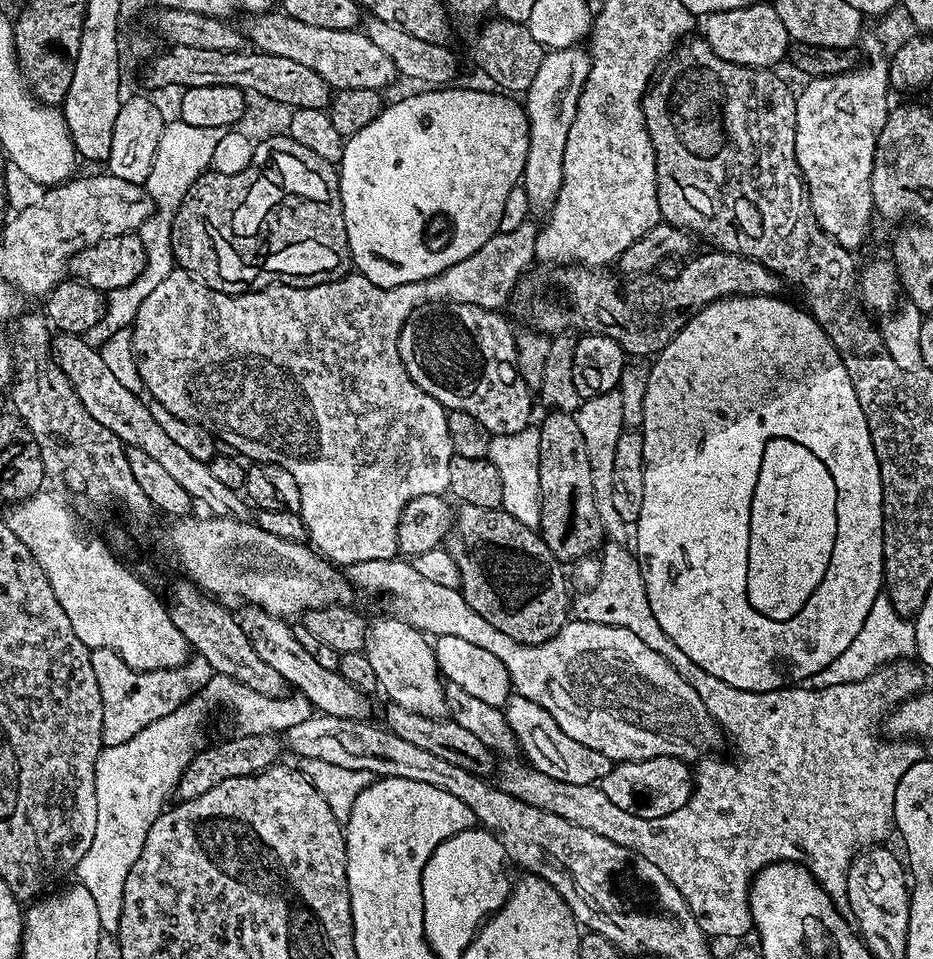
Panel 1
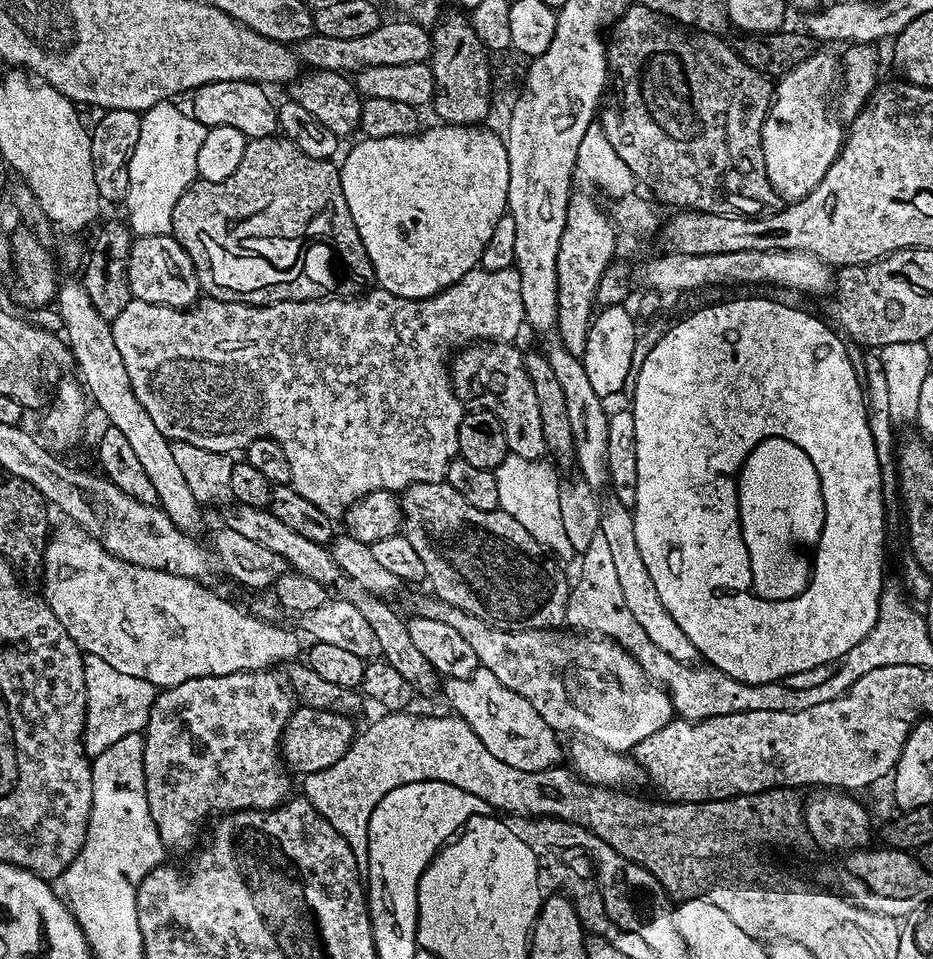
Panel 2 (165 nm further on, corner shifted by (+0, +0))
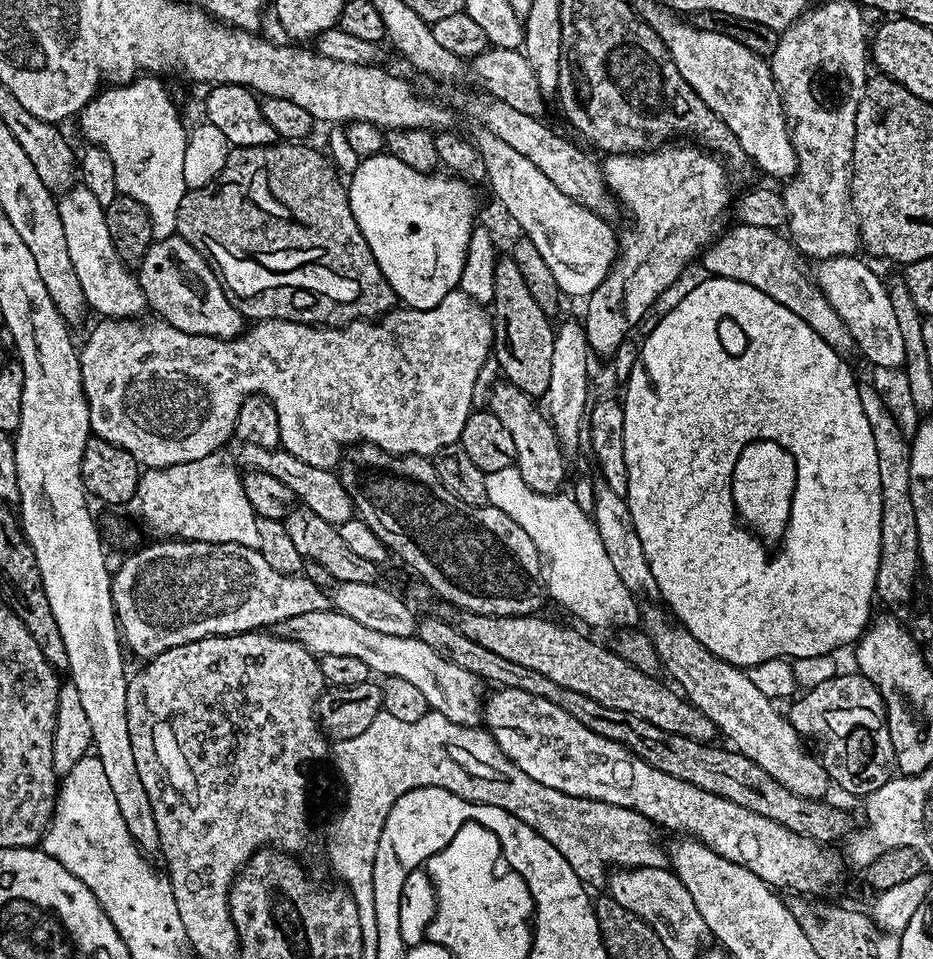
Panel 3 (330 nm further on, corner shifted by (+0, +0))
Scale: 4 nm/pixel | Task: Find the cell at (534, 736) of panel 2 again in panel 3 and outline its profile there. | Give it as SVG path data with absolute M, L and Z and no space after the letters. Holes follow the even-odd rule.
M314 610L310 614L286 618L278 625L278 632L285 640L298 641L317 658L326 654L358 658L366 662L369 673L376 675L377 672L377 677L393 676L412 683L426 698L429 709L442 714L450 722L469 726L481 723L480 677L470 674L470 670L462 670L462 666L454 666L454 662L446 662L446 658L434 654L434 650L430 650L430 646L419 638L394 638L394 634L378 634L378 630L366 630L366 626L354 622L354 618L346 618L346 614L335 610Z

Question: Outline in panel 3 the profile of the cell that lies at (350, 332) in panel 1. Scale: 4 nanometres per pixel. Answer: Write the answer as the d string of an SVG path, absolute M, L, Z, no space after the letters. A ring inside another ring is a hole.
M455 291L446 294L442 302L433 308L393 307L391 312L379 318L356 320L350 325L329 328L319 324L299 324L289 320L261 320L240 333L232 340L219 340L213 336L186 334L165 320L151 318L143 324L143 319L129 318L113 320L100 318L95 322L88 341L79 349L80 369L82 370L82 386L86 394L86 402L90 410L90 426L92 436L102 438L131 454L137 464L145 469L169 468L182 462L194 462L207 456L219 453L219 448L229 439L233 439L238 422L238 410L247 396L262 395L278 410L280 423L280 442L285 452L294 454L294 458L302 458L302 462L310 462L310 466L335 469L339 465L346 449L357 444L373 444L382 450L392 452L396 456L433 457L440 448L445 448L459 441L462 426L466 426L466 418L474 411L472 399L476 396L476 383L480 380L480 371L484 363L490 360L494 352L494 321L489 309L483 304L474 302L465 292Z

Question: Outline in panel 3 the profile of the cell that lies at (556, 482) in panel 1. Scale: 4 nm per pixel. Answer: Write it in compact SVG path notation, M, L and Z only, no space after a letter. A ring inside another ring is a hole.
M504 254L497 259L494 266L494 300L490 305L490 315L494 321L494 360L500 363L504 371L503 379L507 383L518 386L527 396L540 398L547 393L550 386L550 361L554 359L554 324L551 324L549 313L530 294L526 286L526 278L522 278L522 270L512 259Z

